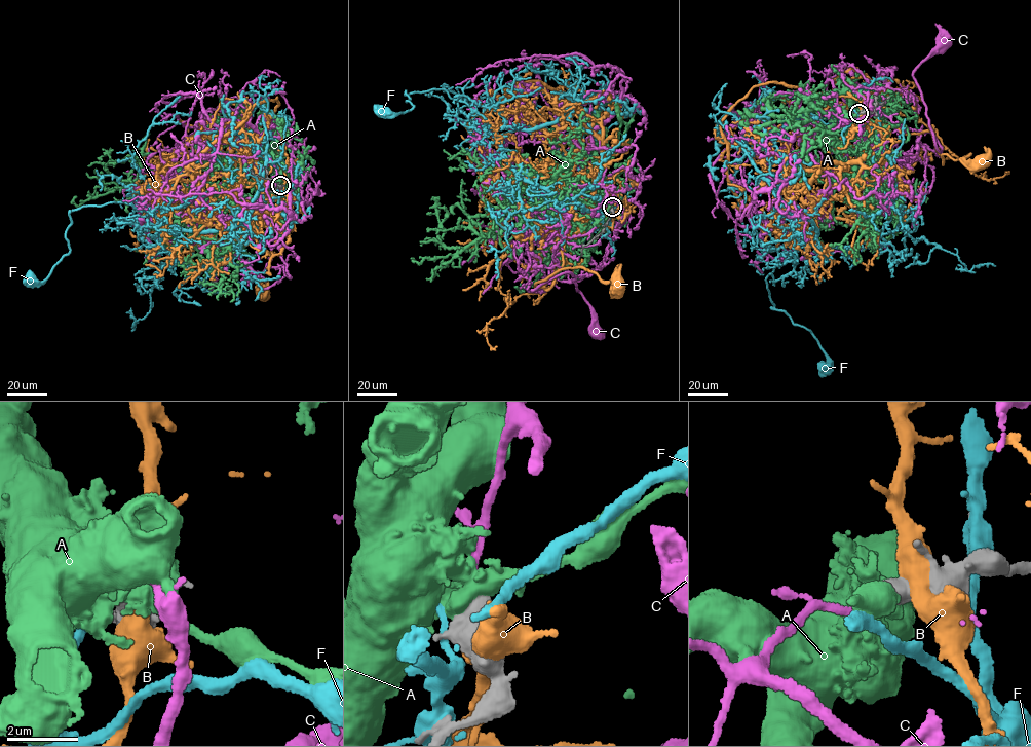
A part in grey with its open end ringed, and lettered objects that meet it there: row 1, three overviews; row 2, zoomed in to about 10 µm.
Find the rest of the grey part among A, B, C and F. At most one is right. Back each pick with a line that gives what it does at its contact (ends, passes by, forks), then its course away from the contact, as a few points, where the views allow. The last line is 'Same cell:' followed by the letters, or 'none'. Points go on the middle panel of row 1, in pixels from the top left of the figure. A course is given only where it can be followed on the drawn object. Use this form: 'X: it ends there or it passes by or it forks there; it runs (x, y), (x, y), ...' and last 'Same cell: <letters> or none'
C: it ends there; it runs (612, 207), (613, 198), (568, 211), (559, 225), (548, 274), (532, 290), (570, 272), (599, 332)
Same cell: C

